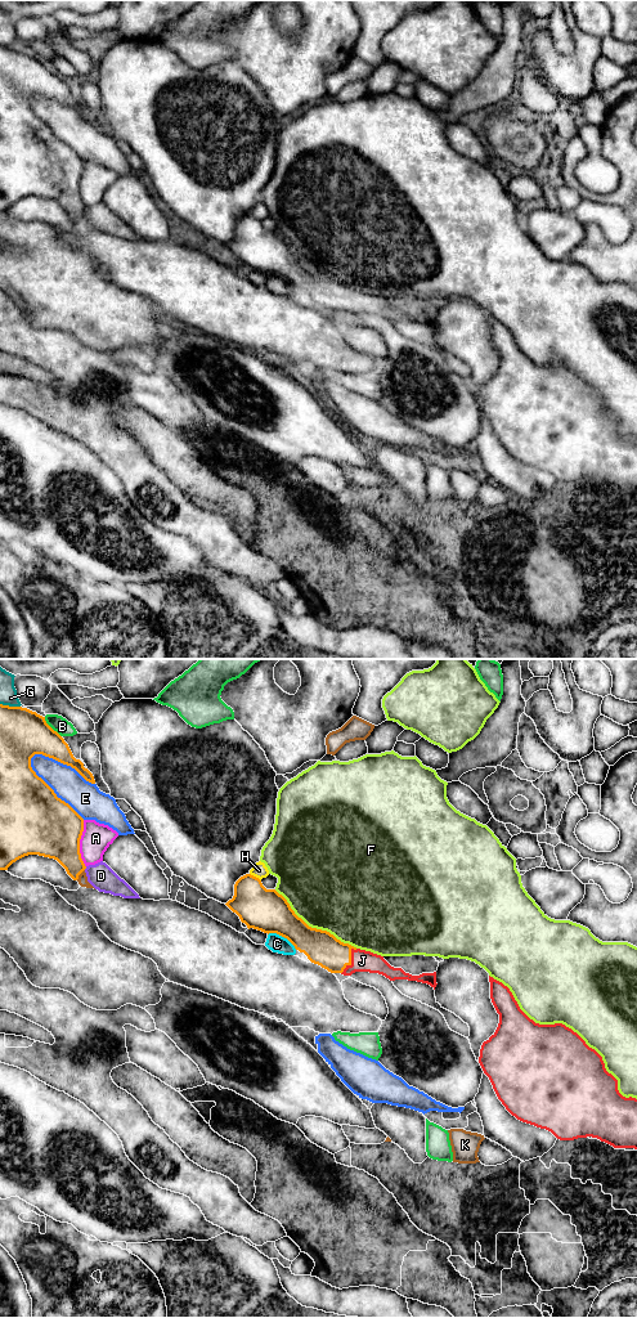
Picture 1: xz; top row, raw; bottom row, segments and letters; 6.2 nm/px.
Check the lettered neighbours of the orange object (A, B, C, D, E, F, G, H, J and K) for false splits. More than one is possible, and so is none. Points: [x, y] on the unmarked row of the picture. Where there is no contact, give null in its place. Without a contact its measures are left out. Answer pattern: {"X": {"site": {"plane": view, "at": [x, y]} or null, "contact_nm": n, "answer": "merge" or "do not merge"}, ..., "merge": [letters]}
{"A": {"site": {"plane": "xz", "at": [79, 184]}, "contact_nm": 300, "answer": "do not merge"}, "B": {"site": {"plane": "xz", "at": [50, 68]}, "contact_nm": 170, "answer": "do not merge"}, "C": {"site": {"plane": "xz", "at": [282, 277]}, "contact_nm": 200, "answer": "do not merge"}, "D": {"site": {"plane": "xz", "at": [85, 209]}, "contact_nm": 30, "answer": "do not merge"}, "E": {"site": {"plane": "xz", "at": [50, 129]}, "contact_nm": 500, "answer": "do not merge"}, "F": {"site": {"plane": "xz", "at": [314, 269]}, "contact_nm": 650, "answer": "do not merge"}, "G": {"site": {"plane": "xz", "at": [10, 48]}, "contact_nm": 130, "answer": "do not merge"}, "H": {"site": {"plane": "xz", "at": [255, 218]}, "contact_nm": 90, "answer": "do not merge"}, "J": {"site": {"plane": "xz", "at": [350, 300]}, "contact_nm": 190, "answer": "merge"}, "K": {"site": {"plane": "xz", "at": [80, 214]}, "contact_nm": 90, "answer": "do not merge"}, "merge": ["J"]}

